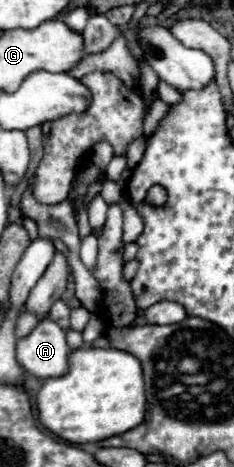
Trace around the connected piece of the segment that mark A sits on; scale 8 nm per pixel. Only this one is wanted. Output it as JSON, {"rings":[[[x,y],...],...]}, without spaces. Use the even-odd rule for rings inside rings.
{"rings":[[[44,318],[38,326],[16,344],[20,366],[36,378],[58,378],[68,374],[70,348],[66,332],[52,320]]]}

